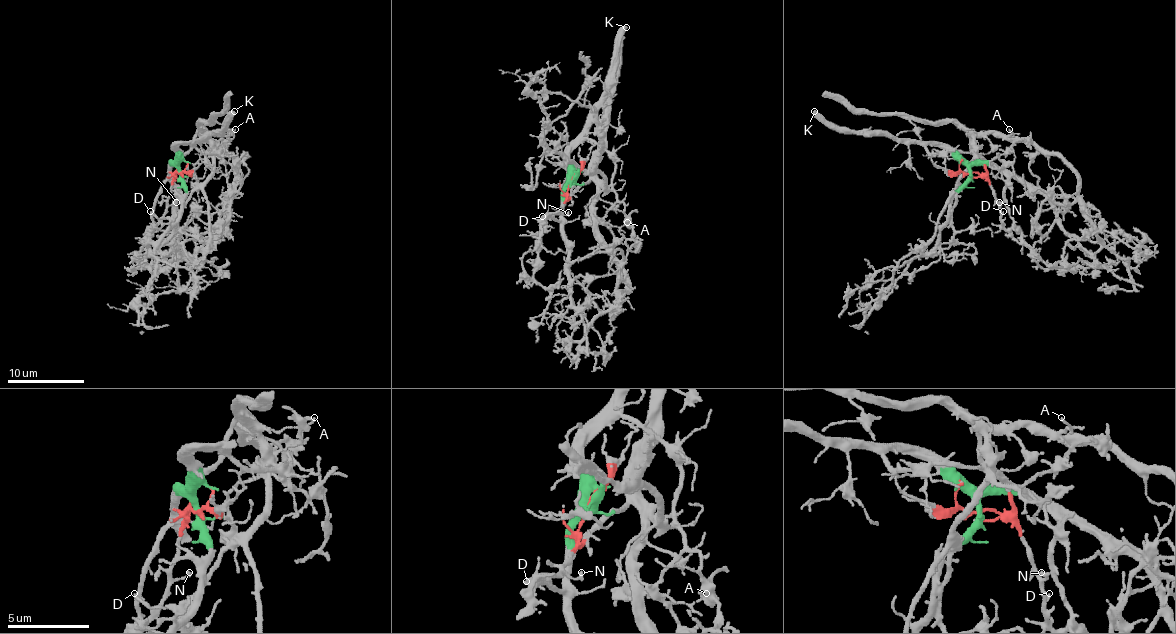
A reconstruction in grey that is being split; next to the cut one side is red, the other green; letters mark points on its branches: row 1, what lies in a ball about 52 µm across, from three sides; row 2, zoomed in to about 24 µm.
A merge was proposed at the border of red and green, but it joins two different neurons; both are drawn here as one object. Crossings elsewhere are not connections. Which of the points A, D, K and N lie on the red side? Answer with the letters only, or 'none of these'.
A, D, N

